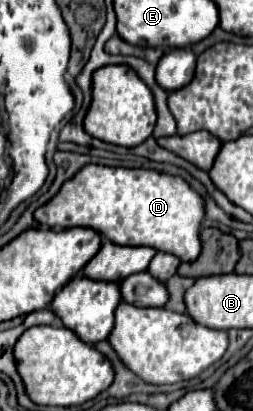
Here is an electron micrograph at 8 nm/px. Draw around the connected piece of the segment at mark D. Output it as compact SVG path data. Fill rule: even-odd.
M86 164L60 186L52 200L34 212L34 218L48 228L92 228L114 244L150 246L158 252L174 254L182 262L194 262L200 254L204 202L178 176L156 170Z

